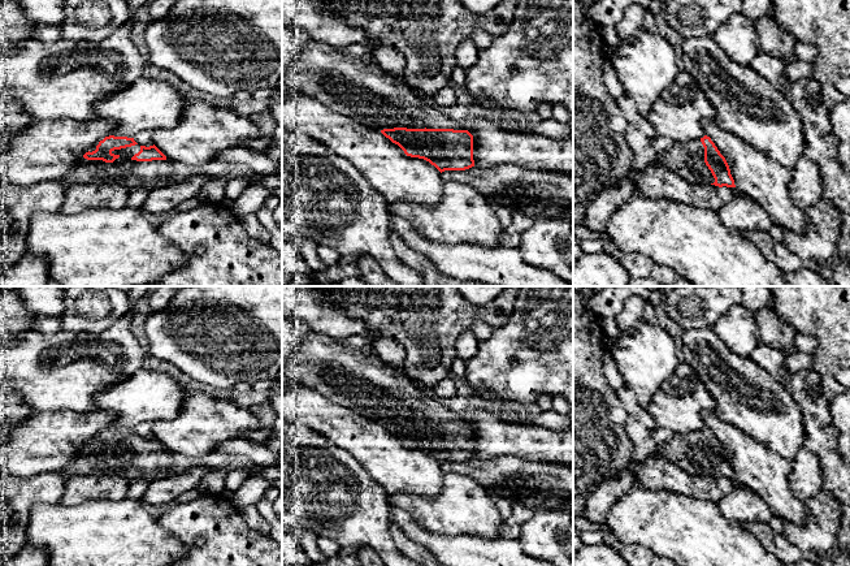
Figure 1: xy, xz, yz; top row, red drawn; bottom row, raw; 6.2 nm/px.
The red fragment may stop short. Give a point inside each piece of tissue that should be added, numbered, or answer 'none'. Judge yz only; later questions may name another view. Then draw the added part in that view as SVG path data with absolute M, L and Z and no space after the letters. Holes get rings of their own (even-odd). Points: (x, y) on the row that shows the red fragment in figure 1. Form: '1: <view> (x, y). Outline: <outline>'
1: yz (686, 160). Outline: M701 139L673 146L656 156L656 161L691 183L714 183L715 178L704 163L704 147Z

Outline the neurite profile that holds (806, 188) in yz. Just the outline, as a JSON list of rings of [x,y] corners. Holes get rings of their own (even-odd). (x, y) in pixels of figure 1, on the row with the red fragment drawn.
[[[802,156],[792,169],[789,191],[794,204],[803,211],[820,202],[824,196],[824,185],[819,165]]]

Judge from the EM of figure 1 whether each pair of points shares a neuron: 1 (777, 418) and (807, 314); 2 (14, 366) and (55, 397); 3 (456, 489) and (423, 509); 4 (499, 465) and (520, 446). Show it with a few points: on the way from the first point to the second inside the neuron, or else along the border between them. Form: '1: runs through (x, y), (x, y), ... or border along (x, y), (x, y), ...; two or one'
1: border along (784, 385), (802, 414); two
2: runs through (25, 367), (44, 387); one
3: runs through (449, 497), (437, 509), (430, 509); one
4: border along (480, 458), (519, 456), (540, 462); two

